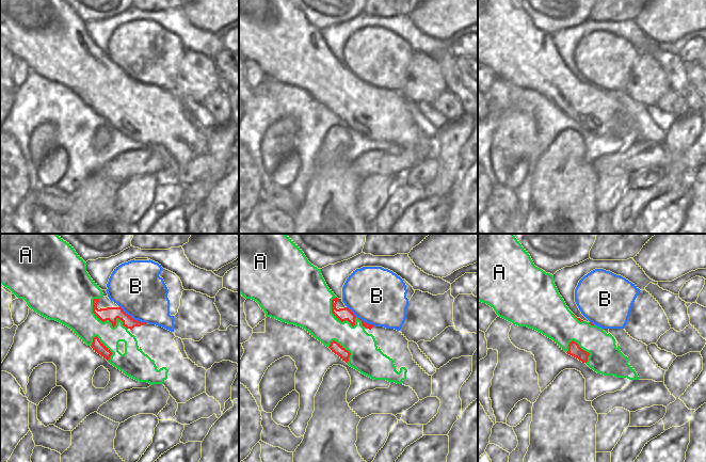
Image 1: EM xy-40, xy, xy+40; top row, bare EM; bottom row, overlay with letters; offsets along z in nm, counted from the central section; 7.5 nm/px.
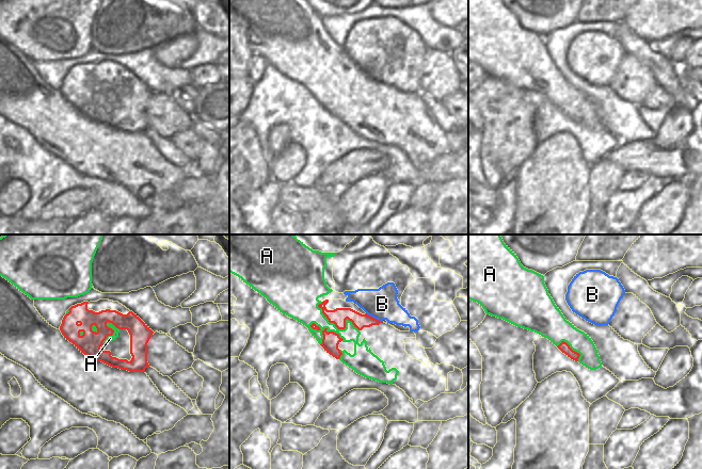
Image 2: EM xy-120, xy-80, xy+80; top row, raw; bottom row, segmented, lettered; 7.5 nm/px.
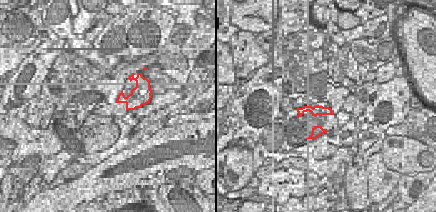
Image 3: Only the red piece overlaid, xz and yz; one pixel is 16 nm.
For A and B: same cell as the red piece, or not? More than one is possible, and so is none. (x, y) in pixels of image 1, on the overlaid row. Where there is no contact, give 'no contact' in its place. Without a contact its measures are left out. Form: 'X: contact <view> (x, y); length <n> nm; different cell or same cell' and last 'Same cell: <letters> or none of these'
A: contact xy-40 (108, 319); length 340 nm; different cell
B: contact xy-40 (132, 318); length 240 nm; same cell
Same cell: B

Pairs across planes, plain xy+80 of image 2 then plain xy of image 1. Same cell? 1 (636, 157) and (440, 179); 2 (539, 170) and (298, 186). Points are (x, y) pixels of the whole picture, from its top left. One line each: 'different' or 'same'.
1: different
2: different

